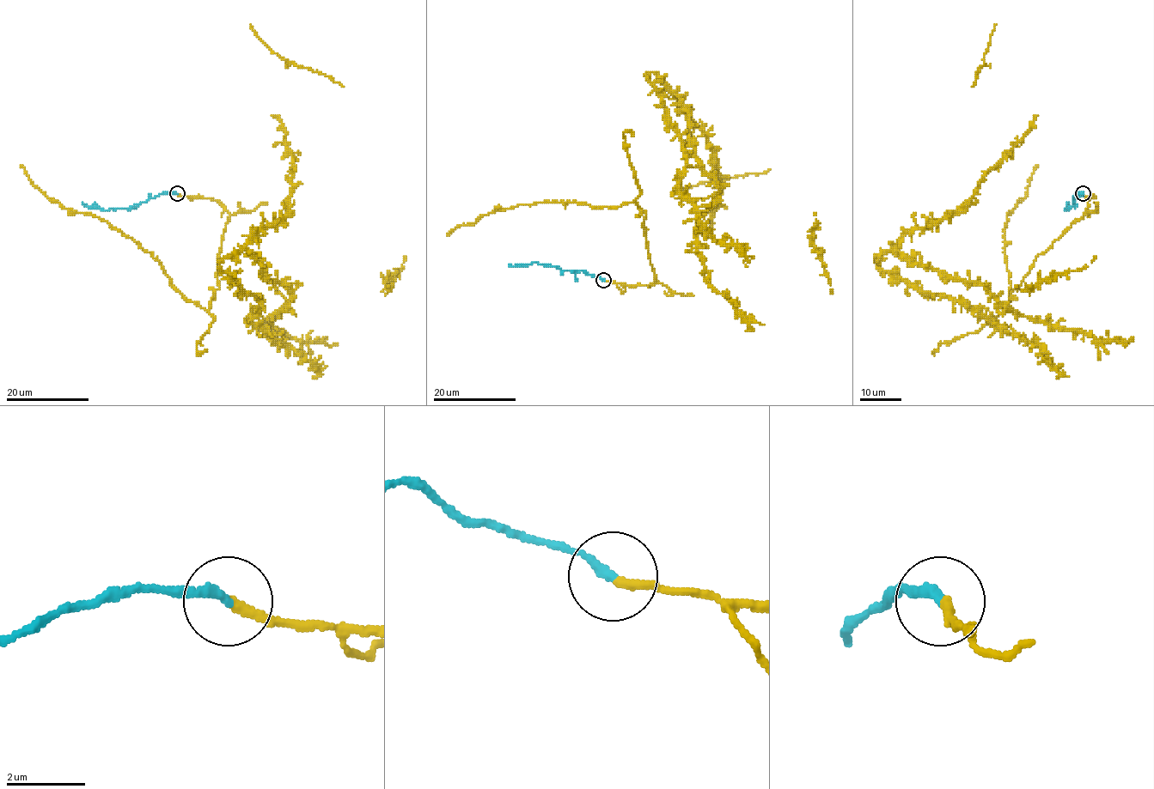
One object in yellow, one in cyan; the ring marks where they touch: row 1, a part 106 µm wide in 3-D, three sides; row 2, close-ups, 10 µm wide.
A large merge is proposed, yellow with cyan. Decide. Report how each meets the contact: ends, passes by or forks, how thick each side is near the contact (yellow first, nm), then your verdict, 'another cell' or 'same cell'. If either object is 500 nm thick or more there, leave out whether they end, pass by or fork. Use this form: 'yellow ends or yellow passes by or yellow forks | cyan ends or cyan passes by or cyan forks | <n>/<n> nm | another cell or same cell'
yellow ends | cyan ends | 240/240 nm | same cell

